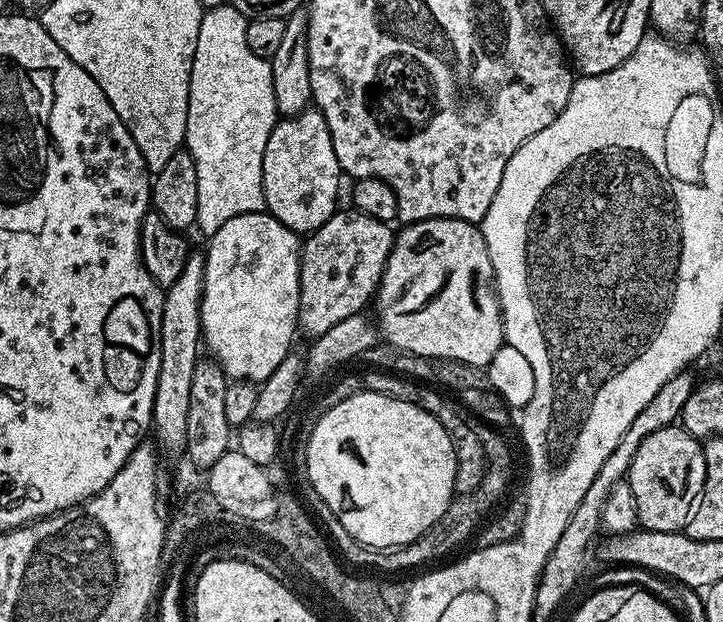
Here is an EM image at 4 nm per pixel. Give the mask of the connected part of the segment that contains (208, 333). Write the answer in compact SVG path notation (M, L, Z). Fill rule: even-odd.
M265 210L263 212L251 212L250 214L238 214L238 218L230 218L230 222L222 222L218 226L216 233L207 241L208 248L204 252L204 297L200 303L200 334L202 344L210 351L211 359L220 364L221 370L233 381L247 380L249 382L263 382L278 370L278 362L286 358L289 352L293 351L292 335L298 332L298 317L300 315L300 250L302 247L301 237L294 230L290 230L278 218L274 218L272 213Z

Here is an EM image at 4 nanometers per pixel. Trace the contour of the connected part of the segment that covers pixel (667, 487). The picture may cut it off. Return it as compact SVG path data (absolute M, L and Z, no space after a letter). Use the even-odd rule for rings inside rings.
M683 426L654 430L645 438L630 462L626 485L633 492L636 519L640 528L679 532L687 529L688 517L704 491L706 462L701 441Z

